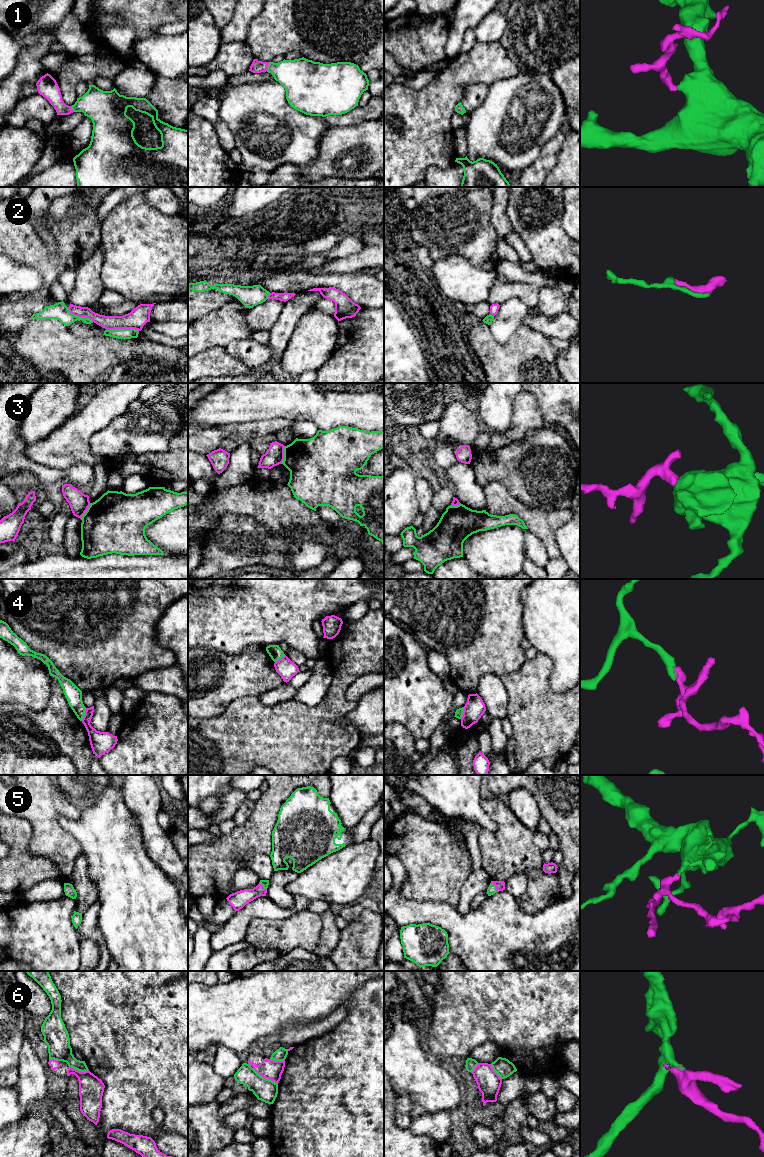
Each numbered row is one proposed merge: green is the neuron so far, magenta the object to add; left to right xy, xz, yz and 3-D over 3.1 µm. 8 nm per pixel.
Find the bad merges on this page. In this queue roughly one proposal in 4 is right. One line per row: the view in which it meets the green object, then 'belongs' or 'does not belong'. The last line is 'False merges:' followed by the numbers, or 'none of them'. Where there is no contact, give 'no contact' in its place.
1: meets green in xz; belongs
2: meets green in xy; does not belong
3: meets green in xz; does not belong
4: meets green in xy; does not belong
5: meets green in yz; belongs
6: meets green in xz; does not belong
False merges: 2, 3, 4, 6

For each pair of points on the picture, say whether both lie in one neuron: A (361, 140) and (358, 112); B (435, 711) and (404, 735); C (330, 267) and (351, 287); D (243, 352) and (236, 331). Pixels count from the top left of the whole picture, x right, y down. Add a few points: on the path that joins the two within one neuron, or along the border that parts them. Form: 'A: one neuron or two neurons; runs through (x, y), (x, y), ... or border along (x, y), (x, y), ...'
A: two neurons; border along (373, 119), (361, 121), (353, 125), (336, 127)
B: two neurons; border along (394, 722), (399, 722), (415, 739)
C: two neurons; border along (358, 271), (311, 272)
D: two neurons; border along (251, 337), (232, 340), (225, 347)

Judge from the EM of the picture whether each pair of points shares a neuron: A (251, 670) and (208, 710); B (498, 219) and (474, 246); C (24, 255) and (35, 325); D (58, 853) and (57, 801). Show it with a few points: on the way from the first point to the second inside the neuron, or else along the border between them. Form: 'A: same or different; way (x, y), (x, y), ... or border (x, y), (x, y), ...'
A: same; way (240, 677), (218, 699)
B: different; border (493, 200), (491, 223), (495, 230), (496, 247)
C: different; border (31, 318), (18, 333)
D: same; way (52, 840), (52, 814)

